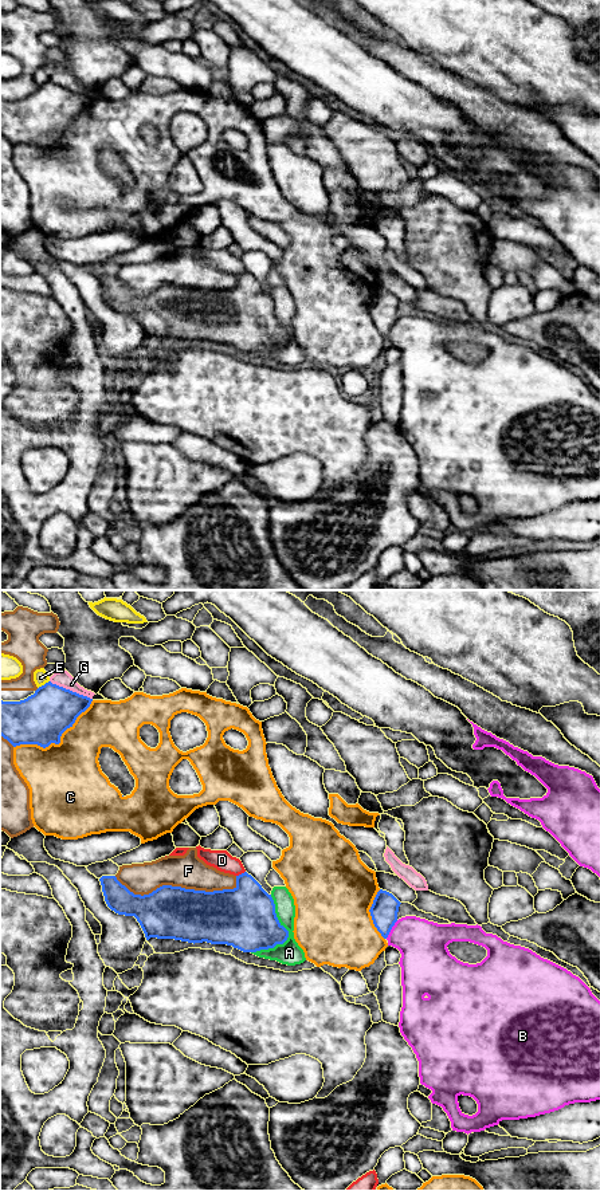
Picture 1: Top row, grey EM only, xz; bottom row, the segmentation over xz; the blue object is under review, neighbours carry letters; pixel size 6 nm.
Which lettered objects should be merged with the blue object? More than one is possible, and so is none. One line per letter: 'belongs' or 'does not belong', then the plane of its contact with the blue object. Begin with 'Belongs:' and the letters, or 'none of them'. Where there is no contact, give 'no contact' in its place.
Belongs: none of them
A: does not belong | xz
B: does not belong | xz
C: does not belong | xz
D: does not belong | xz
E: does not belong | xz
F: does not belong | xz
G: does not belong | xz

